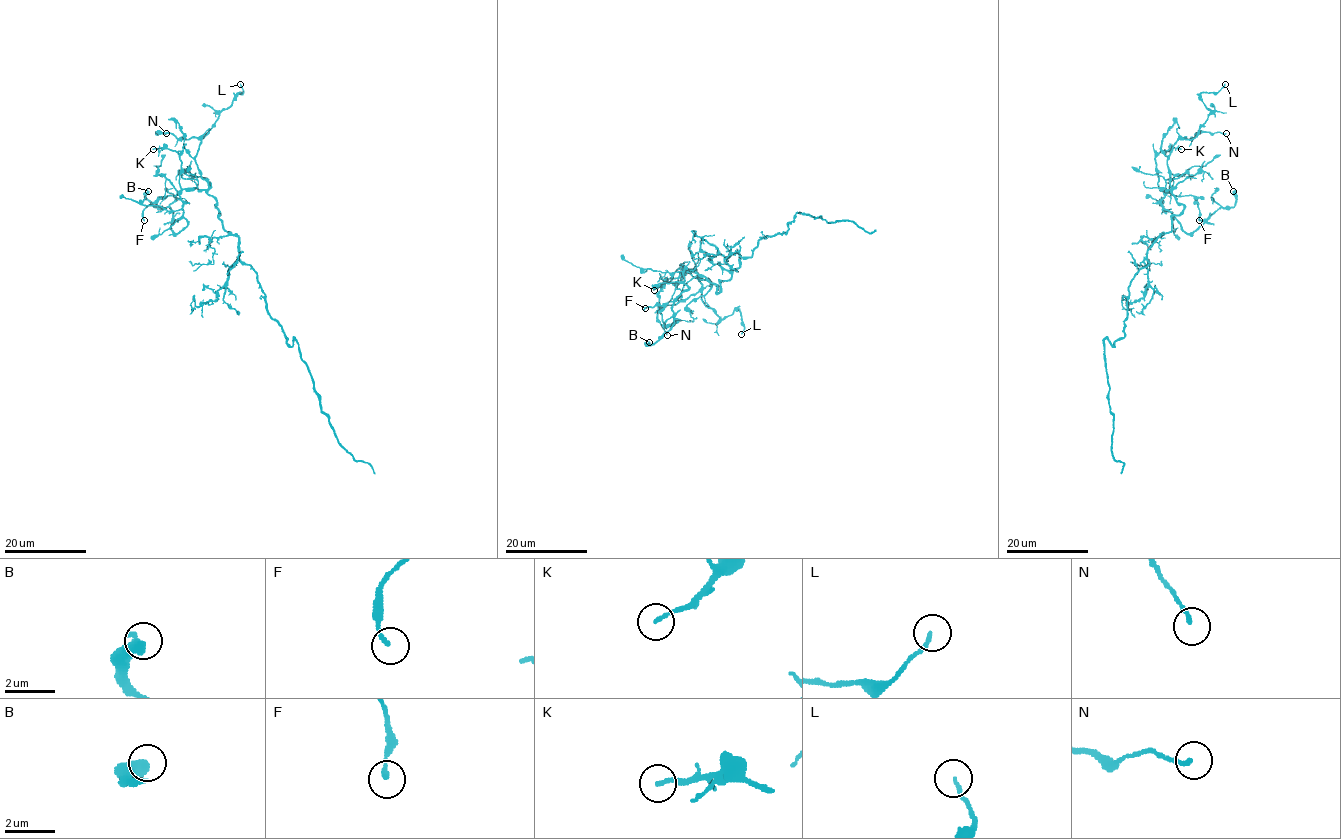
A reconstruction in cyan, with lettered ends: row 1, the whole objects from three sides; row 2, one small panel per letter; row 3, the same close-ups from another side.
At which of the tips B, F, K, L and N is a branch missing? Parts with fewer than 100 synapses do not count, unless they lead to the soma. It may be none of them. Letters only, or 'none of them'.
none of them

